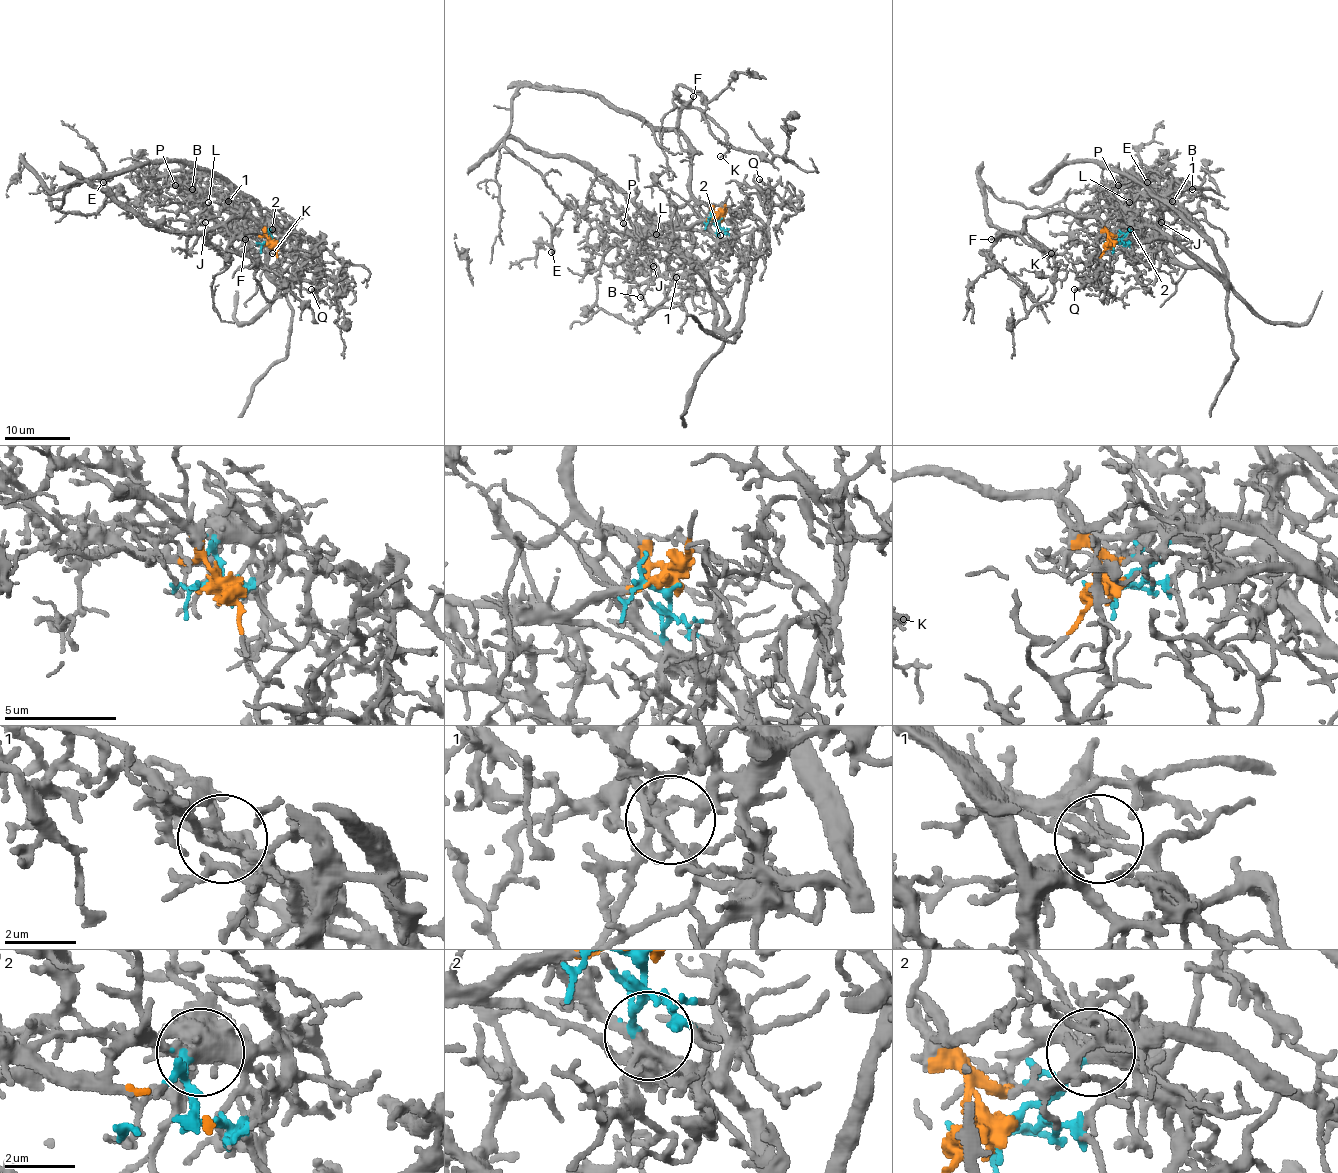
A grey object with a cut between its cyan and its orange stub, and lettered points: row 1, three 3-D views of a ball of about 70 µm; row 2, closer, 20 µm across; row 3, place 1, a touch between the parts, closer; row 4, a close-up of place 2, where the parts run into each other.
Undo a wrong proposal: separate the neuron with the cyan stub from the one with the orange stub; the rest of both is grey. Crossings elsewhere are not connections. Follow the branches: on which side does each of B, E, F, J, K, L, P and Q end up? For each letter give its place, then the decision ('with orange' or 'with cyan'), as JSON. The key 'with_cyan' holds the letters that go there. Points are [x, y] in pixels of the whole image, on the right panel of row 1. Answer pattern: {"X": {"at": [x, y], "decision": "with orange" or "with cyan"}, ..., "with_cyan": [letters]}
{"B": {"at": [1192, 189], "decision": "with cyan"}, "E": {"at": [1147, 182], "decision": "with orange"}, "F": {"at": [991, 239], "decision": "with orange"}, "J": {"at": [1161, 222], "decision": "with cyan"}, "K": {"at": [1051, 253], "decision": "with orange"}, "L": {"at": [1129, 202], "decision": "with cyan"}, "P": {"at": [1118, 185], "decision": "with cyan"}, "Q": {"at": [1074, 289], "decision": "with cyan"}, "with_cyan": ["B", "J", "L", "P", "Q"]}

